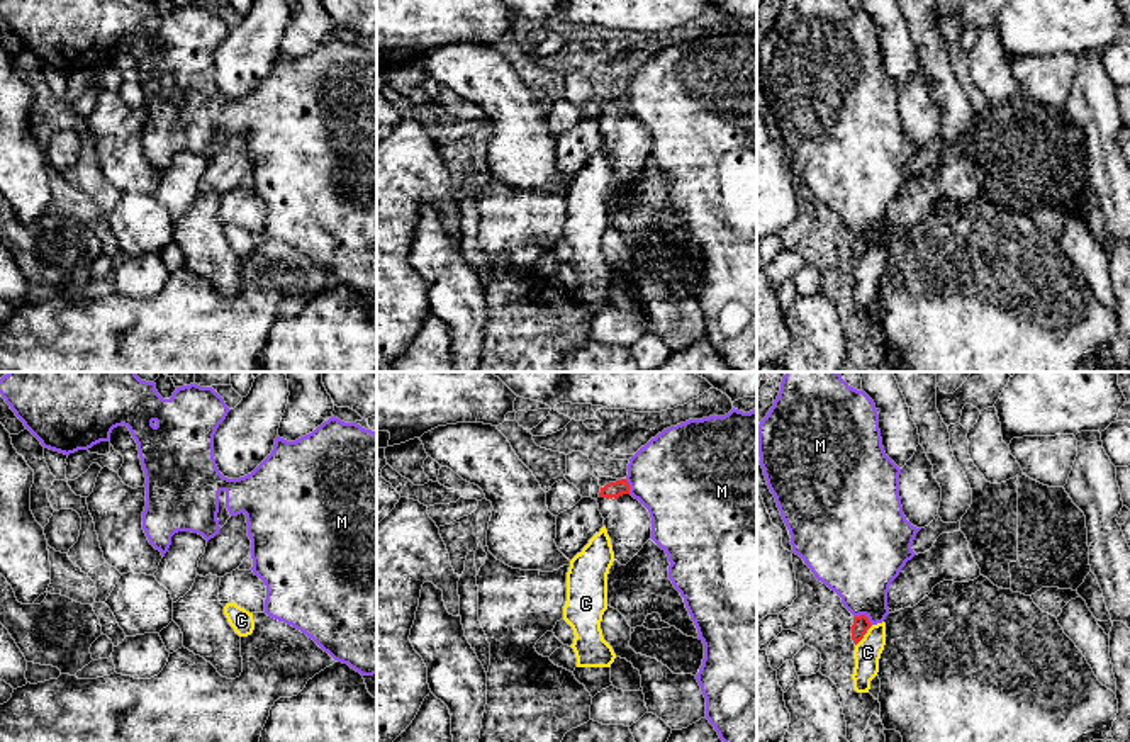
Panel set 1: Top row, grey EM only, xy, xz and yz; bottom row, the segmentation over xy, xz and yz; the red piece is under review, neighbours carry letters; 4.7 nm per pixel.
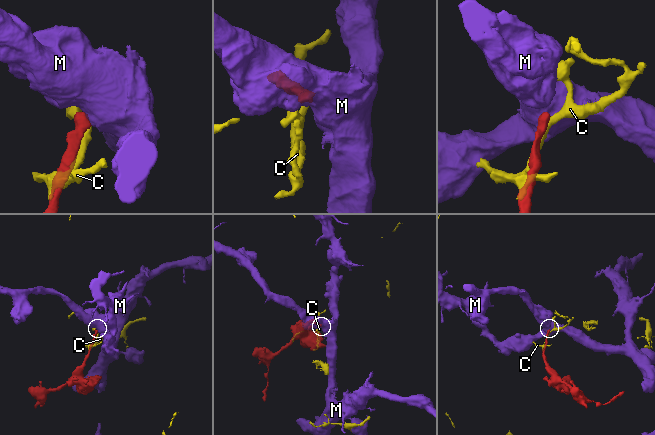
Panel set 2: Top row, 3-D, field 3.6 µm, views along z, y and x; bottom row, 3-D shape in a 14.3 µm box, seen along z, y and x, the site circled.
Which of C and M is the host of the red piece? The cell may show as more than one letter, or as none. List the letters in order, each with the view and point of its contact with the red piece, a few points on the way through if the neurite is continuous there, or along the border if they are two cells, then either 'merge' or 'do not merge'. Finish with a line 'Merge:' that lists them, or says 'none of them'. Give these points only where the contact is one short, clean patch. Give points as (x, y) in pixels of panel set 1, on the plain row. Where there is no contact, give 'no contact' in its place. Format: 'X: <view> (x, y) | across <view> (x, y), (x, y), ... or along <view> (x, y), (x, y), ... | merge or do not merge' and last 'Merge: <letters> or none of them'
C: yz (862, 257) | do not merge
M: yz (864, 235) | along yz (854, 236), (864, 235), (871, 245) | do not merge
Merge: none of them

